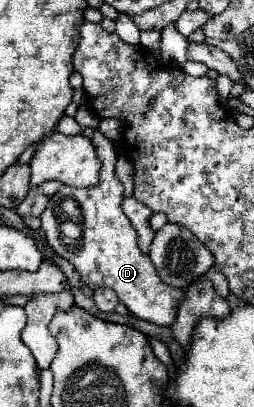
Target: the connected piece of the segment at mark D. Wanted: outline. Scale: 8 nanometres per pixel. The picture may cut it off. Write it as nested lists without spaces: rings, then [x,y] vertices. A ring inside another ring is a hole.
[[[95,127],[91,143],[101,159],[99,183],[87,189],[63,185],[51,199],[41,215],[47,243],[65,259],[69,259],[81,273],[83,281],[91,287],[109,287],[127,305],[127,309],[149,323],[173,325],[177,319],[177,305],[183,301],[185,291],[173,289],[157,277],[153,263],[137,247],[137,233],[131,221],[121,211],[123,185],[115,175],[117,153],[113,143]]]

